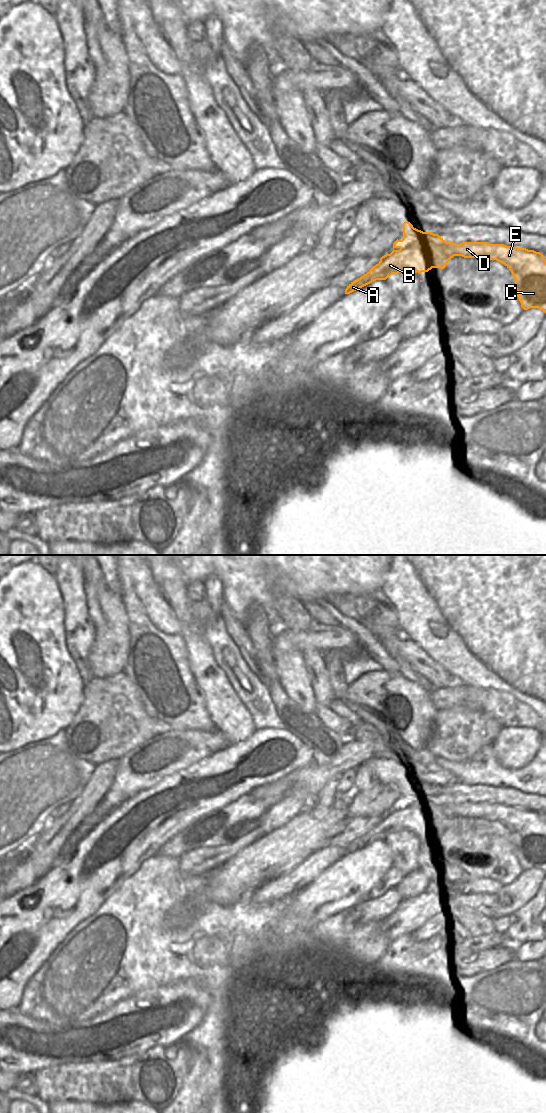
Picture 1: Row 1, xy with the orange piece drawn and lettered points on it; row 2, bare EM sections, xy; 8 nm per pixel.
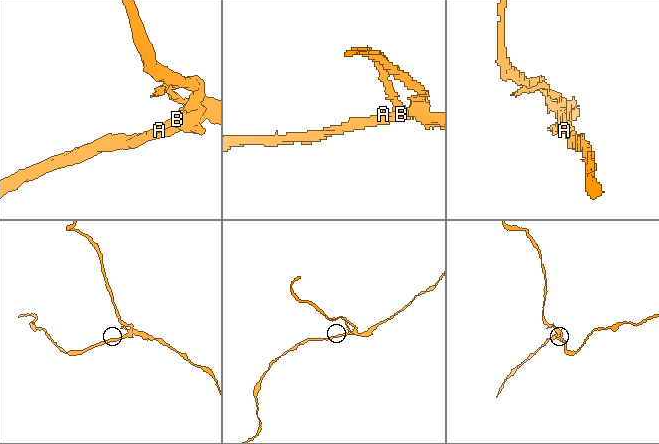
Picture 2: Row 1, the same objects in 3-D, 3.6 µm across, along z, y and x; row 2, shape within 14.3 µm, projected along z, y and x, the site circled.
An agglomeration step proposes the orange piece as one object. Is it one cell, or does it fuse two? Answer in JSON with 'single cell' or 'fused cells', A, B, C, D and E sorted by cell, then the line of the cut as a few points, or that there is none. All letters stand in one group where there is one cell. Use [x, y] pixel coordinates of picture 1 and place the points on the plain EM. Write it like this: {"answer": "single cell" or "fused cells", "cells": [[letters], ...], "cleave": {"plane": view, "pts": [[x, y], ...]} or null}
{"answer": "fused cells", "cells": [["A", "B"], ["C", "D", "E"]], "cleave": {"plane": "xy", "pts": [[401, 807], [404, 807], [410, 815], [411, 829]]}}

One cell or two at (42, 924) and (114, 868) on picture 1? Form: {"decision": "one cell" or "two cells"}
{"decision": "one cell"}

